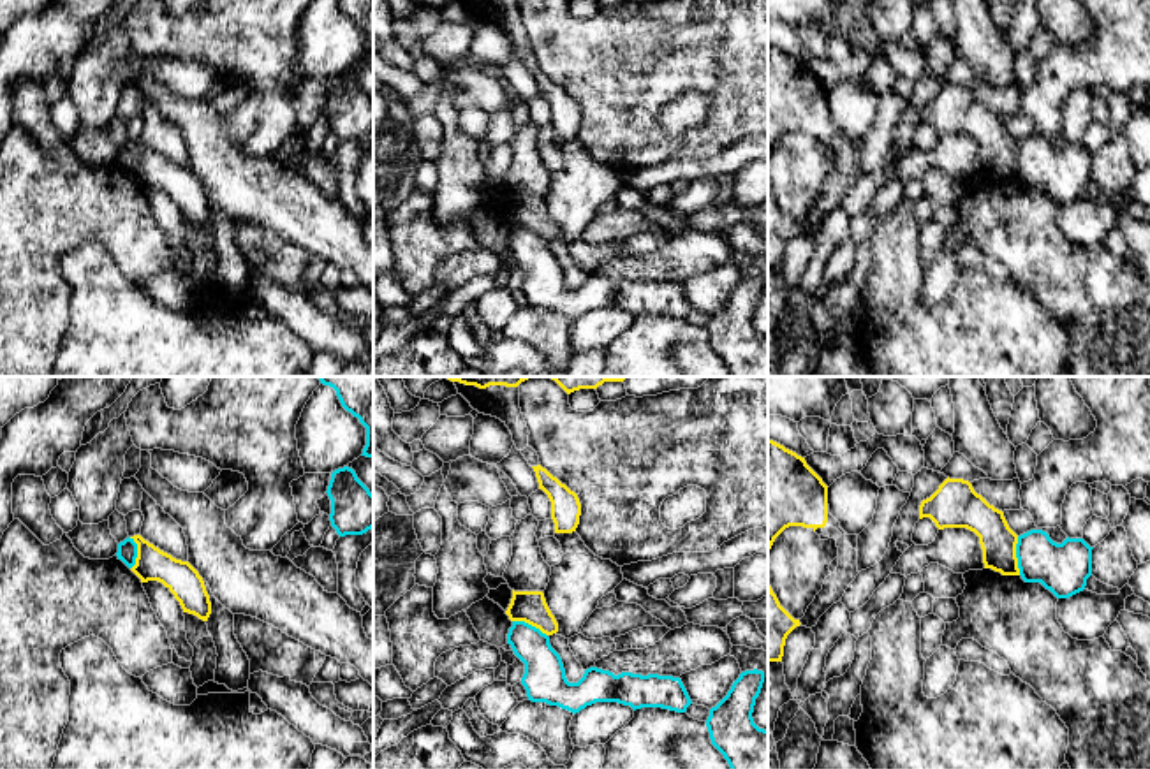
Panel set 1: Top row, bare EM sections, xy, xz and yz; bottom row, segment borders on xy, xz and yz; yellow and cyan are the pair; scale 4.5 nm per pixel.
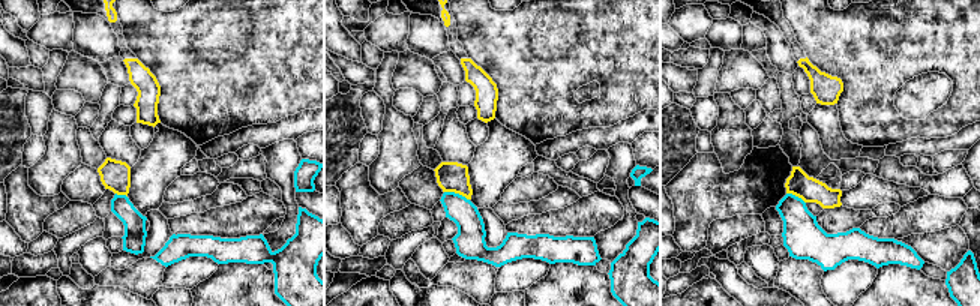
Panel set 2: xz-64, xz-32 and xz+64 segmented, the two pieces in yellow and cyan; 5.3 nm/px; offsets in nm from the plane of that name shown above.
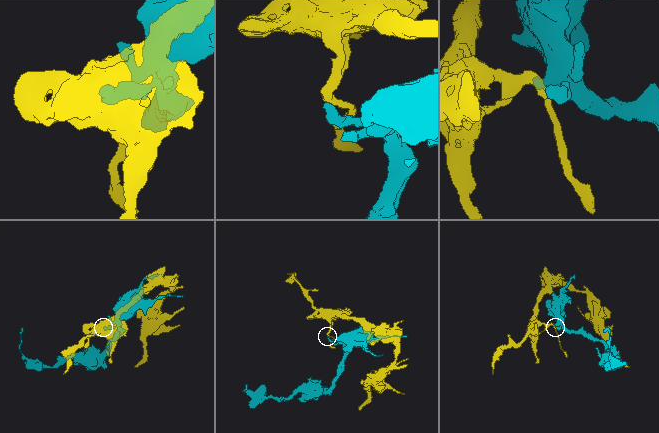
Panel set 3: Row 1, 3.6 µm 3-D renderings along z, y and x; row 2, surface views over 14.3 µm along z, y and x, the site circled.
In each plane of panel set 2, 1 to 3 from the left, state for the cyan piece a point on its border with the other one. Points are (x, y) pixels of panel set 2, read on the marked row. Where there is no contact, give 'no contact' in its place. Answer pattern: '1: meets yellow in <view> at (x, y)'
1: meets yellow in xz-64 at (122, 194)
2: meets yellow in xz-32 at (456, 192)
3: meets yellow in xz+64 at (796, 195)

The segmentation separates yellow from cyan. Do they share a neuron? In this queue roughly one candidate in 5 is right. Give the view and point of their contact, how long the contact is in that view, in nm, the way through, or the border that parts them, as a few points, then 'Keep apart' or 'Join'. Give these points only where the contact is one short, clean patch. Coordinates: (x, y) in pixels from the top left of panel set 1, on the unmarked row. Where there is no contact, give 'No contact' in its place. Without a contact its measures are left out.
Touches yellow at yz (1015, 162). Shared border 180 nm. Boundary: yz (1017, 143), (1017, 173), (1020, 180). Keep apart

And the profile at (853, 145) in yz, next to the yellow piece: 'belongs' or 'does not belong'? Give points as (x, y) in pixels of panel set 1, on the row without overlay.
belongs

